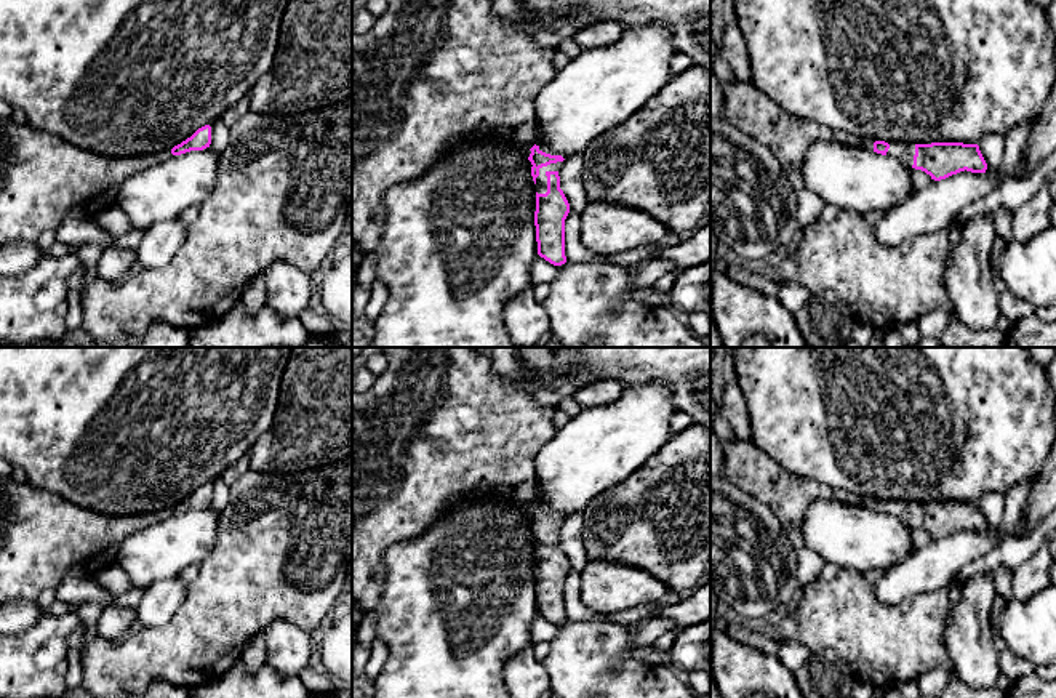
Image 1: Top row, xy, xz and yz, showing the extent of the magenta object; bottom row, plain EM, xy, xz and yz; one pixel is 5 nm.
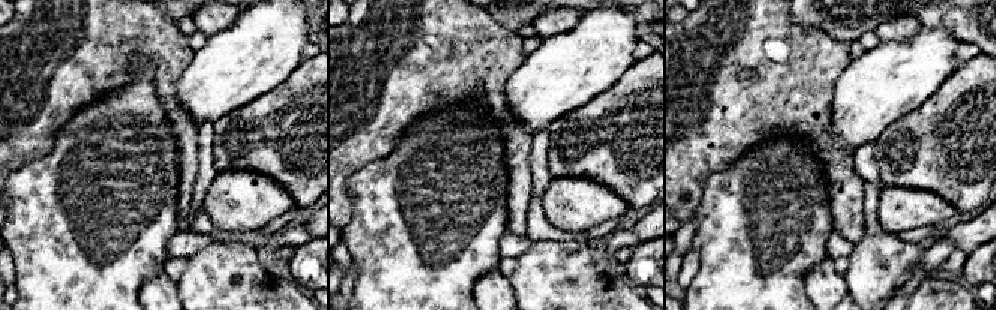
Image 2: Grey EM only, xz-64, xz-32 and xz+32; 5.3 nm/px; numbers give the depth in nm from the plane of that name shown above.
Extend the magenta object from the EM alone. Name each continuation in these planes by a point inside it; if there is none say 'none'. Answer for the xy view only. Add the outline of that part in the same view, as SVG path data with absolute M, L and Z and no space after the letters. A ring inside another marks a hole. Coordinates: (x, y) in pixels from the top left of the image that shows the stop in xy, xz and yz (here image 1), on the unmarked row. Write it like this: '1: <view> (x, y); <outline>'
1: xy (44, 538); M0 477L0 602L35 600L45 588L54 589L67 576L93 578L117 560L130 535L171 515L171 507L136 515L106 515L27 480Z

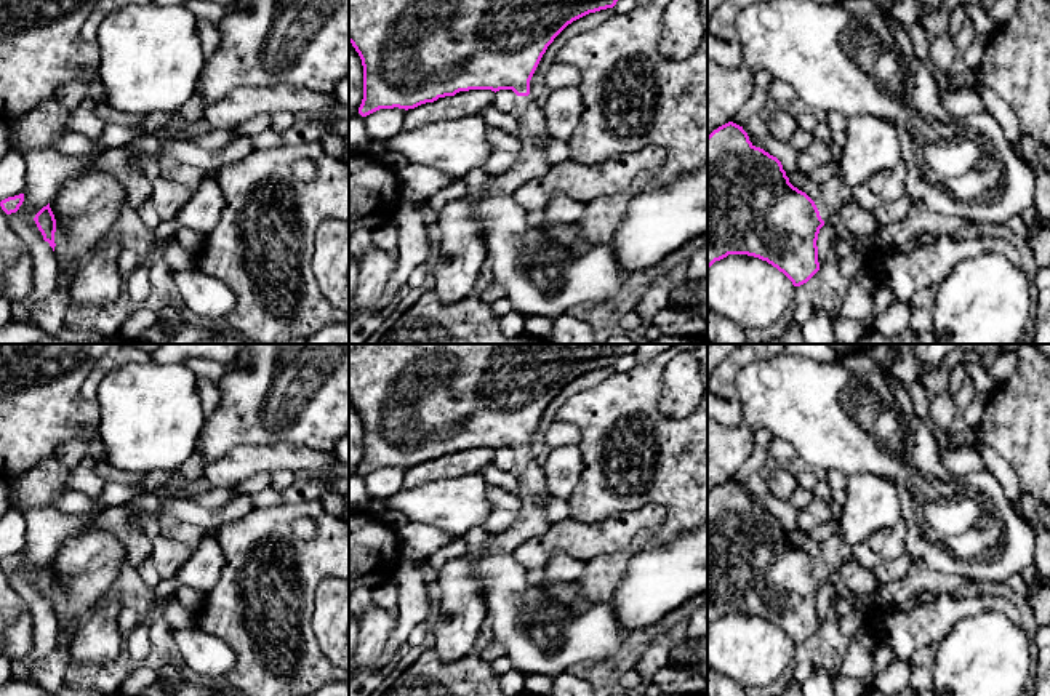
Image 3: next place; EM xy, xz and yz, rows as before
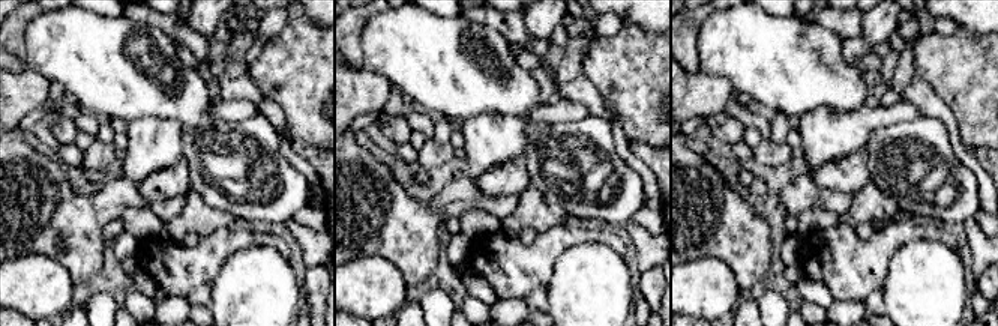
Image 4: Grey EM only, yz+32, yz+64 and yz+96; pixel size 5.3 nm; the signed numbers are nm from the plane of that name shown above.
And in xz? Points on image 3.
1: xz (532, 520); M517 454L512 474L519 480L523 506L515 523L504 533L491 534L490 541L491 547L507 552L514 552L519 544L546 533L551 526L539 504L539 499L549 494L543 466L530 454Z

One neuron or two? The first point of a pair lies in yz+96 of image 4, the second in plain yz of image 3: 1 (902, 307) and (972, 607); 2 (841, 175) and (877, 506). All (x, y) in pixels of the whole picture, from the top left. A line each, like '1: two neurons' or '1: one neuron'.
1: two neurons
2: two neurons

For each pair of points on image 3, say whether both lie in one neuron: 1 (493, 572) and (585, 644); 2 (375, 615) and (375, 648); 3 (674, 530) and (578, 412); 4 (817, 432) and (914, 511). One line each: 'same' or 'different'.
1: same
2: same
3: same
4: same

